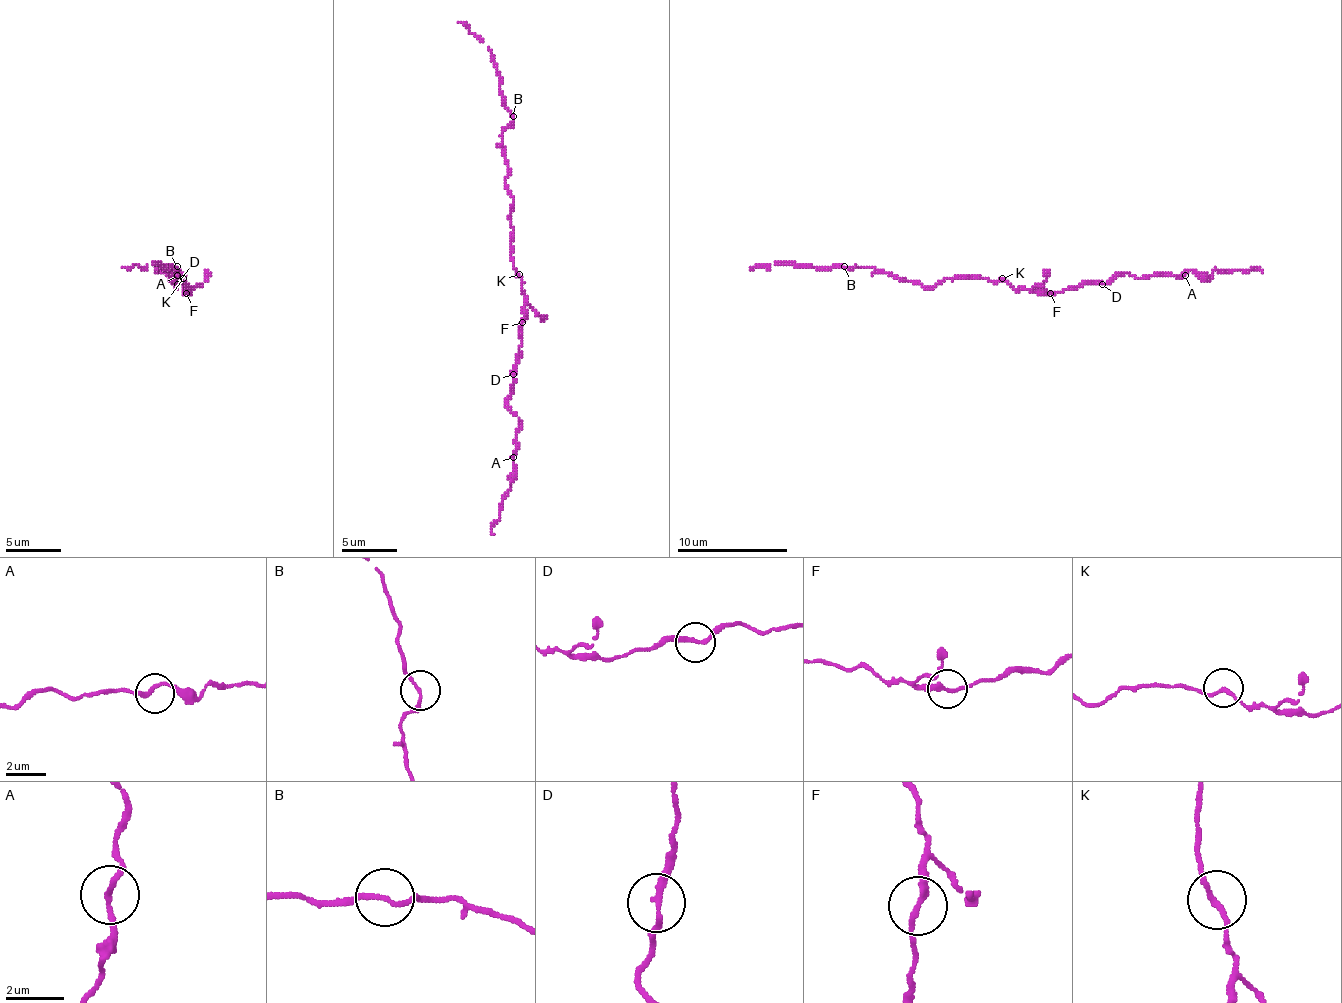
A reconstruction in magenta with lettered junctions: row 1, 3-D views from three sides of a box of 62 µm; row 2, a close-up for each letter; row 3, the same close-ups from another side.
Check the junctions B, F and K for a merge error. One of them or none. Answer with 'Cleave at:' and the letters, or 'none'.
Cleave at: none

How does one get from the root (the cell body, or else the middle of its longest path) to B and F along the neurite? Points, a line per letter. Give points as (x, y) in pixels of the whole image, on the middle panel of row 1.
B: (516, 274), (510, 257), (513, 197), (505, 183), (508, 161), (502, 144), (502, 130), (513, 116)
F: (516, 274), (522, 280), (524, 296), (522, 321)

